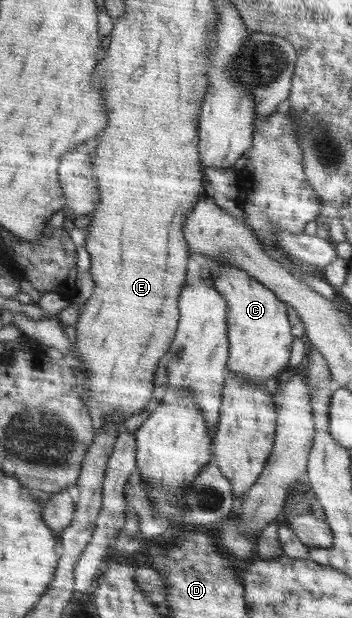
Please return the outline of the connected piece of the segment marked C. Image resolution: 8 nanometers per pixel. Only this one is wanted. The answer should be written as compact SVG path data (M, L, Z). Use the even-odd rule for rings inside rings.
M219 262L218 268L210 271L213 281L210 283L226 299L228 312L226 317L229 357L227 367L230 372L249 381L259 383L268 378L278 378L280 373L290 368L292 340L288 323L289 307L269 288L251 277L244 270Z

